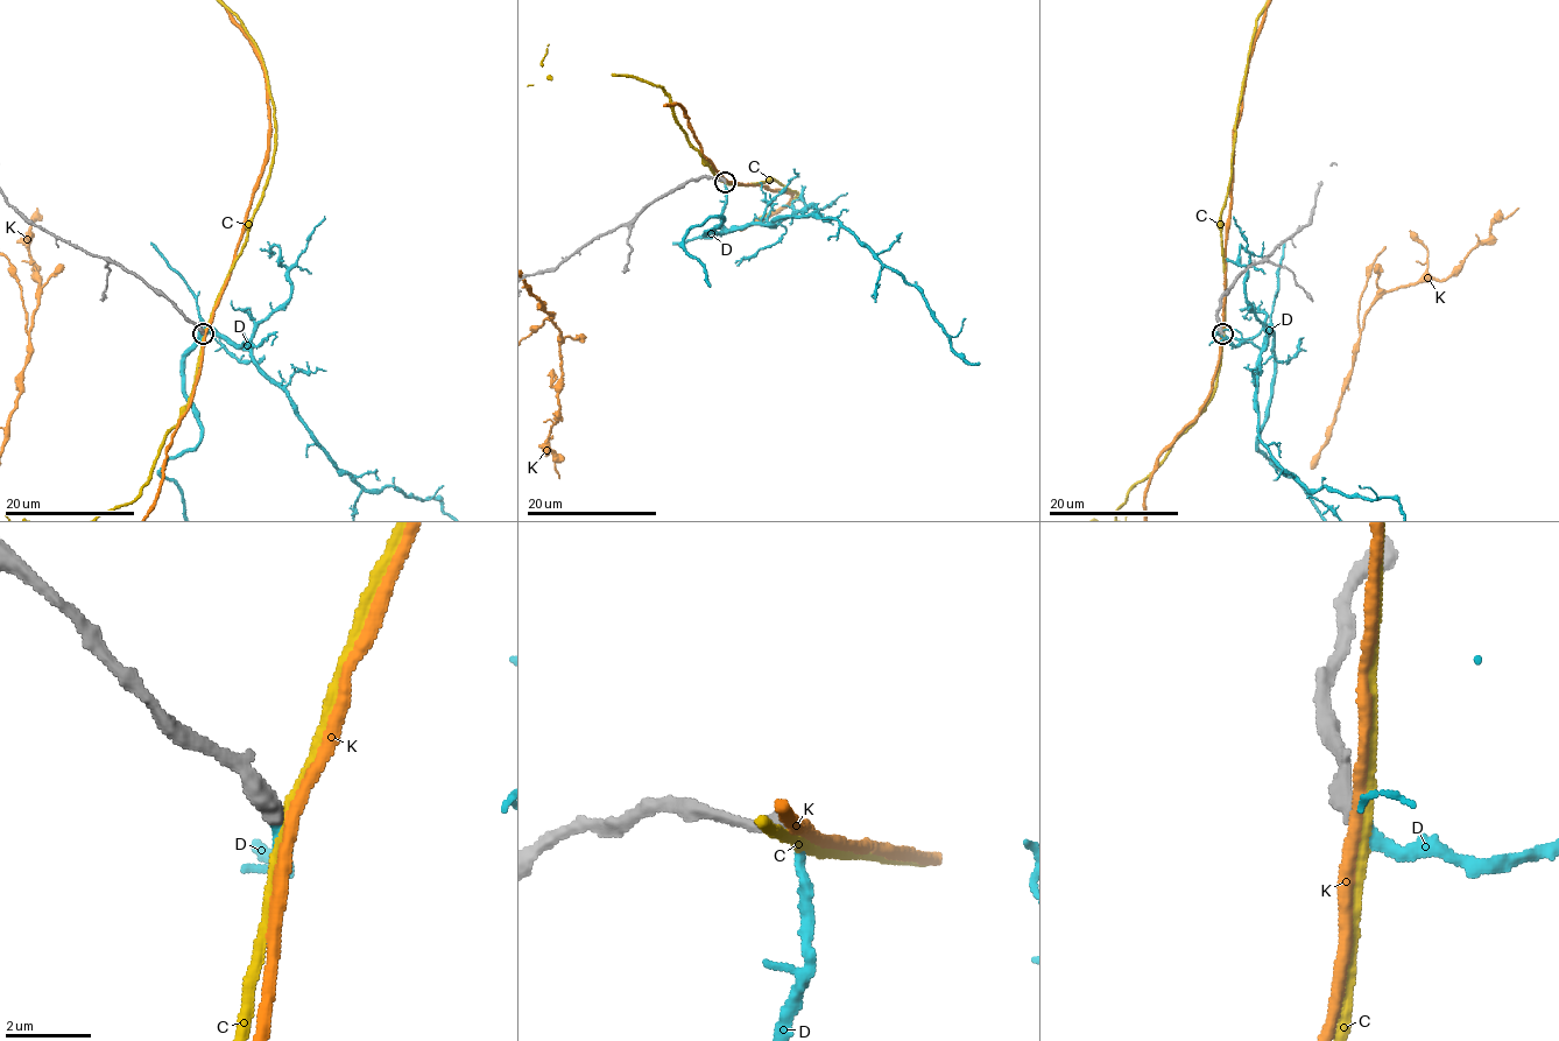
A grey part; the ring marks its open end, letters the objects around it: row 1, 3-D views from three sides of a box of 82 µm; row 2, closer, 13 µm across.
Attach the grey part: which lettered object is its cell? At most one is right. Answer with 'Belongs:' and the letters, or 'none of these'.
Belongs: D

